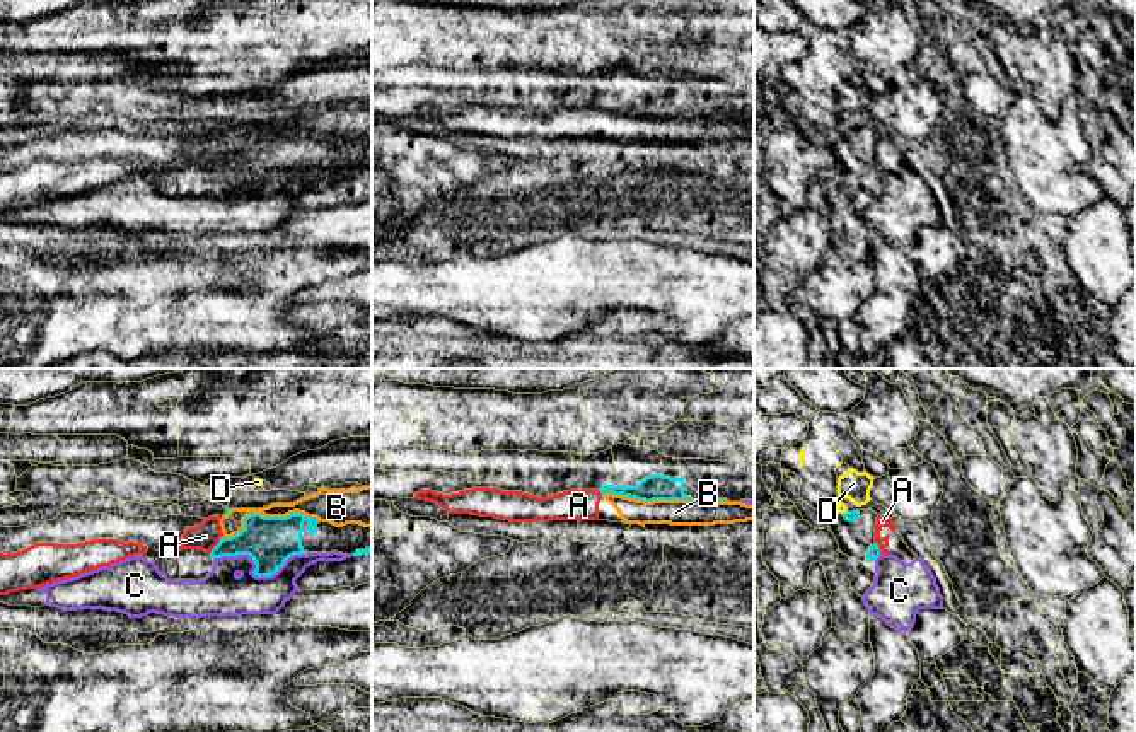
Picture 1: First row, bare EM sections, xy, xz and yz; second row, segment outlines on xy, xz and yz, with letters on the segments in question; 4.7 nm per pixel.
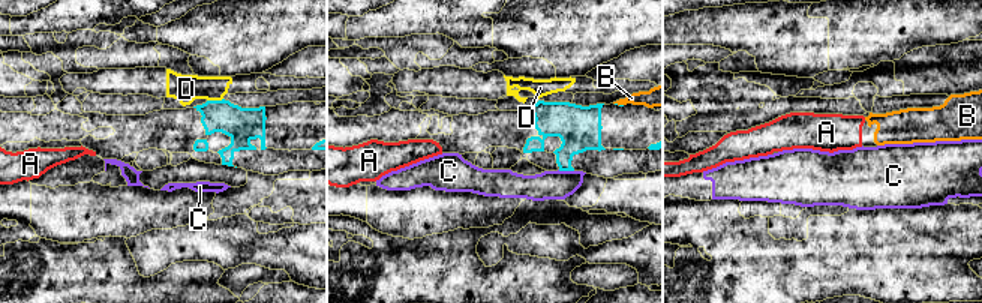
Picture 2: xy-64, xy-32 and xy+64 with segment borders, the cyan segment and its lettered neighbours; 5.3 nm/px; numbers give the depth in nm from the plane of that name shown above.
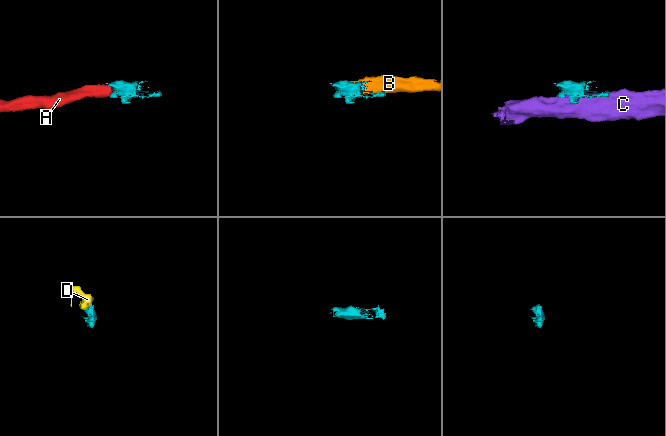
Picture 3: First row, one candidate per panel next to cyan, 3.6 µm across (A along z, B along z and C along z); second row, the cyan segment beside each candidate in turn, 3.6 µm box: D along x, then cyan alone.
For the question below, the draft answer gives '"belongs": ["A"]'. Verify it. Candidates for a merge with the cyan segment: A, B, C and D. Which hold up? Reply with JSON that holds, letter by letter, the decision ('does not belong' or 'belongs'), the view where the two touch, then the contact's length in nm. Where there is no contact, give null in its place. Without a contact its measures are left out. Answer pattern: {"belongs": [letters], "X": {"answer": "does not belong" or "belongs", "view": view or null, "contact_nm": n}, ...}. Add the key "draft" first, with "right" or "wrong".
{"draft": "wrong", "belongs": [], "A": {"answer": "does not belong", "view": "xy", "contact_nm": 90}, "B": {"answer": "does not belong", "view": "xy", "contact_nm": 480}, "C": {"answer": "does not belong", "view": "xy", "contact_nm": 440}, "D": {"answer": "does not belong", "view": "yz", "contact_nm": 30}}

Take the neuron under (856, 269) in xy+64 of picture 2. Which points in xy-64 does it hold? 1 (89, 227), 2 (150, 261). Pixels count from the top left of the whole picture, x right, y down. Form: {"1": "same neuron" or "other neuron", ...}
{"1": "other neuron", "2": "other neuron"}

